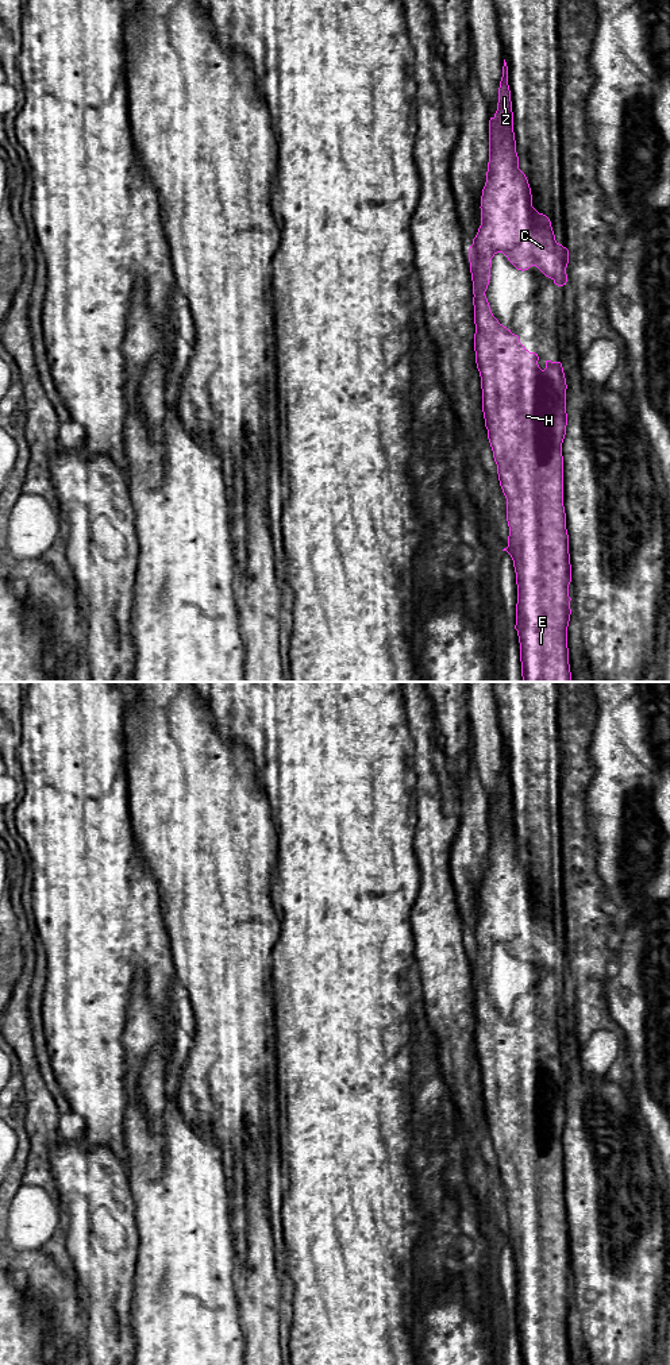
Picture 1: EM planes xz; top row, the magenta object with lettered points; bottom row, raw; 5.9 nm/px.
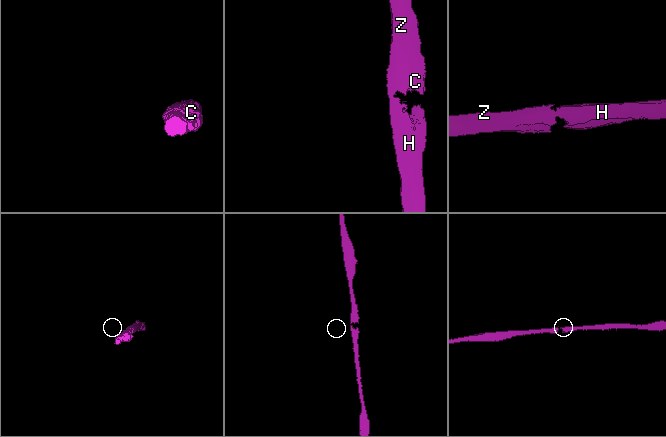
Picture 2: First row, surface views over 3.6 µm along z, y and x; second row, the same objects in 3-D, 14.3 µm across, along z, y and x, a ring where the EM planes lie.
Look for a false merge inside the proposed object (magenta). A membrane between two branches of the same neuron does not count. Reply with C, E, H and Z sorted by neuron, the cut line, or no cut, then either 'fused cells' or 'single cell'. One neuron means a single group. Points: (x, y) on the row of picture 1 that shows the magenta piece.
groups C E H Z; cut none; single cell

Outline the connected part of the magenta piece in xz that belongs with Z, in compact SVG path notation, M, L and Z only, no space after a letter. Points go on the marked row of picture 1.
M504 59L502 77L498 88L497 111L489 120L489 162L486 182L481 196L481 225L469 248L470 273L473 281L474 305L474 351L481 377L482 412L488 439L497 464L500 486L507 498L507 521L509 527L507 551L516 572L517 604L516 625L520 643L520 662L523 682L571 682L567 648L567 626L570 621L569 585L571 564L569 554L569 535L563 506L563 456L562 443L566 435L566 378L561 362L546 360L546 369L538 365L539 356L530 352L517 335L498 323L493 316L485 292L490 279L492 258L502 252L517 270L536 266L555 285L567 282L566 267L569 250L555 240L550 219L532 207L532 194L525 174L519 169L516 140L513 132L513 112L508 85L508 66Z

